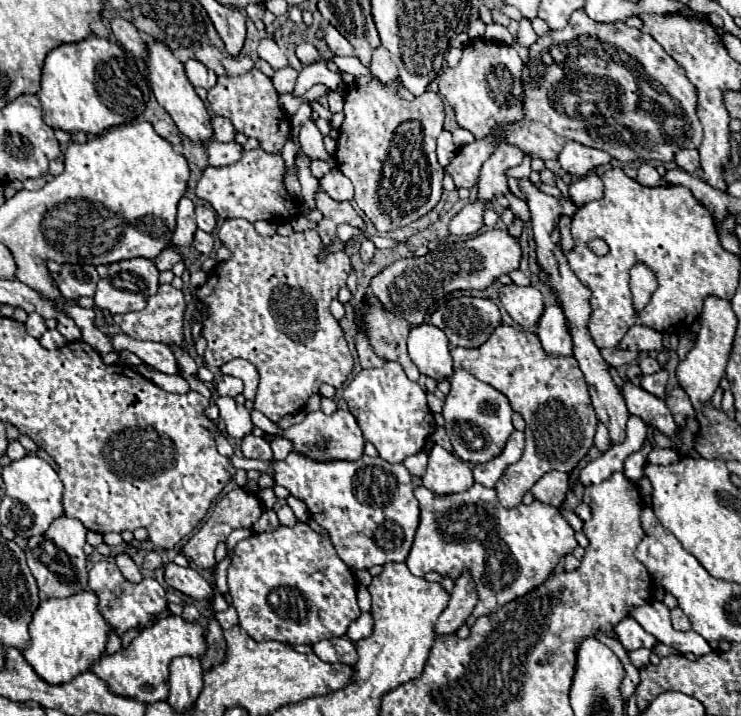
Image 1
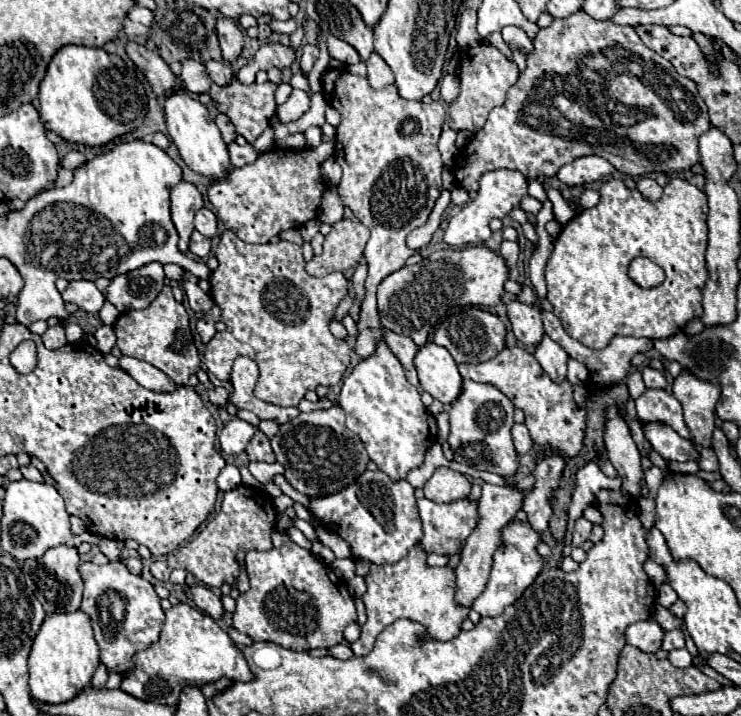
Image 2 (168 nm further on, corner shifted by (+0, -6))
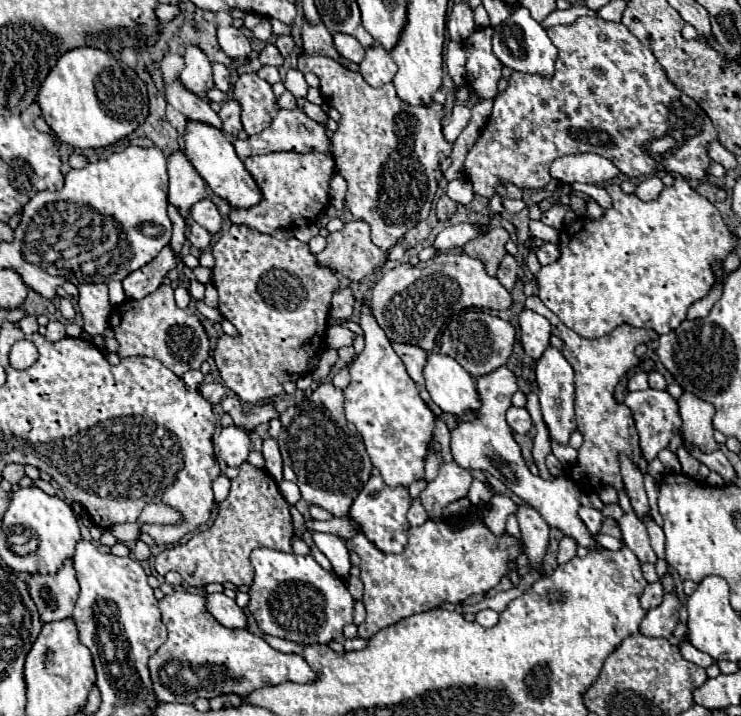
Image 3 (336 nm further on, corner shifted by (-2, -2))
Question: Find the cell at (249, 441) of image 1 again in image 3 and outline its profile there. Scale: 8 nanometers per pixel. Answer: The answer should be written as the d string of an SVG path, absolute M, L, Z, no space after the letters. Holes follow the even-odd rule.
M265 438L263 440L263 458L265 458L265 470L273 476L275 482L283 480L283 466L281 466L281 454L275 438Z

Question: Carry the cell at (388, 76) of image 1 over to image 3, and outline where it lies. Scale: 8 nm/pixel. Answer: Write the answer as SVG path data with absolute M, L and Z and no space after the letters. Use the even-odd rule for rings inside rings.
M373 46L365 52L365 60L359 64L359 74L371 86L383 86L393 80L397 64L391 60L389 52L383 46Z

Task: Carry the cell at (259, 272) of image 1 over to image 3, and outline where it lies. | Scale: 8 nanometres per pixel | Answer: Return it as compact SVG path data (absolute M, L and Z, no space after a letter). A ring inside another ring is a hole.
M233 224L211 248L215 256L213 284L219 292L219 312L235 328L237 336L223 334L217 338L213 360L221 372L223 382L245 402L257 404L275 396L283 396L285 382L297 382L319 366L319 356L325 350L325 332L329 320L329 306L341 282L333 270L323 270L315 264L309 246L297 238L277 240L267 234L253 232L245 226Z

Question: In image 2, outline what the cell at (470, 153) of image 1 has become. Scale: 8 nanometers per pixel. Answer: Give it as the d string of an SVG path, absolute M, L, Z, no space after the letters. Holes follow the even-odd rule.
M583 10L555 20L549 28L541 28L533 38L535 50L527 56L527 68L509 88L503 106L493 108L485 126L471 138L463 150L465 162L457 162L455 180L471 196L479 190L479 178L489 170L507 168L511 164L527 180L543 180L557 174L563 164L581 156L601 156L619 172L641 176L647 172L687 172L699 162L697 140L711 128L707 106L695 84L675 72L671 62L643 46L631 26L615 26L607 20L595 20ZM605 52L605 70L591 70L591 54ZM539 108L555 110L567 122L539 122Z

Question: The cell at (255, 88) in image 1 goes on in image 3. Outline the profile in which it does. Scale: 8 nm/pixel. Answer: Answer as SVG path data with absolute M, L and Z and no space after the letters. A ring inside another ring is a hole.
M243 74L233 86L233 96L241 106L241 122L247 134L259 134L277 116L271 86L257 74Z

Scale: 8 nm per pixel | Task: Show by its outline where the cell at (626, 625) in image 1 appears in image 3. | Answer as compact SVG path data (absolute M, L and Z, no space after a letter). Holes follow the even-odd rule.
M671 576L663 578L661 584L665 586L665 600L661 606L657 606L655 610L649 610L645 620L639 626L639 632L649 636L649 638L669 638L679 622L679 600L673 594L673 580Z

